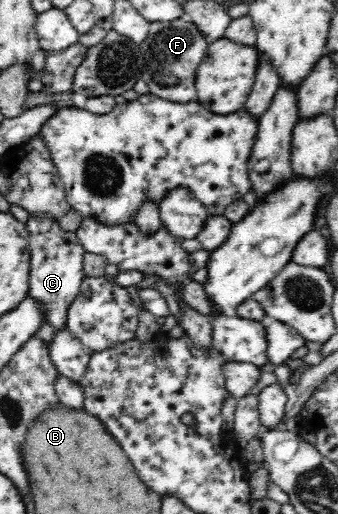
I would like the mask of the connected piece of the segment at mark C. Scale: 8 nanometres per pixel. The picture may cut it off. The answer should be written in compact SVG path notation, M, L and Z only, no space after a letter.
M30 215L25 226L29 233L31 253L28 297L37 303L42 321L54 327L55 331L62 331L67 327L68 309L78 297L85 278L83 259L86 251L76 233L60 230L58 220Z

